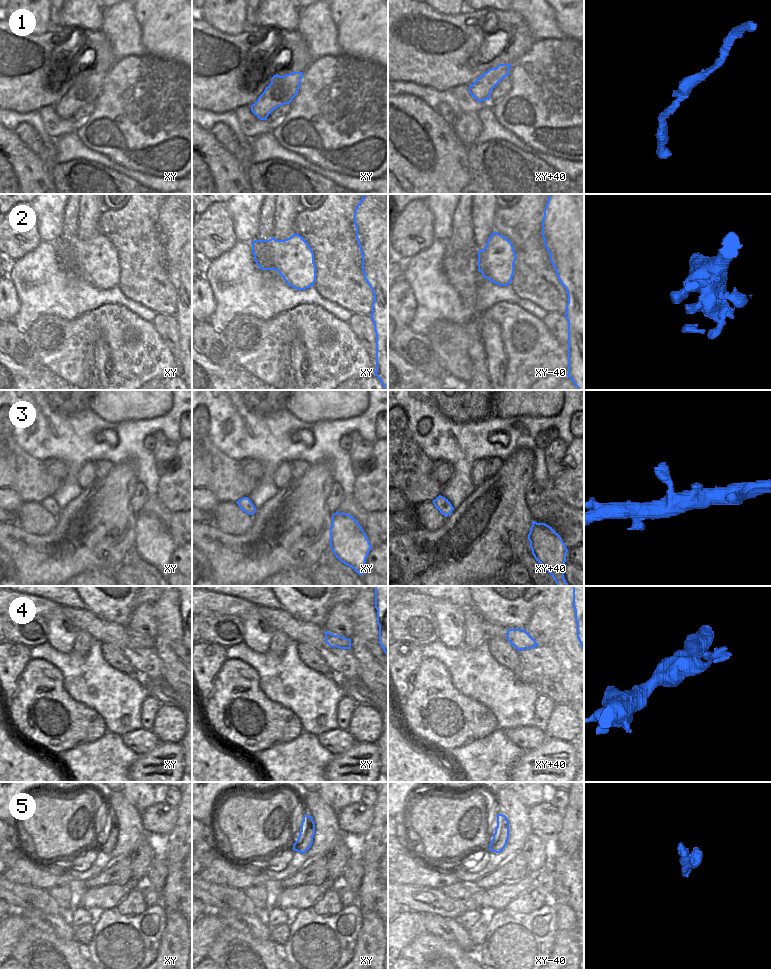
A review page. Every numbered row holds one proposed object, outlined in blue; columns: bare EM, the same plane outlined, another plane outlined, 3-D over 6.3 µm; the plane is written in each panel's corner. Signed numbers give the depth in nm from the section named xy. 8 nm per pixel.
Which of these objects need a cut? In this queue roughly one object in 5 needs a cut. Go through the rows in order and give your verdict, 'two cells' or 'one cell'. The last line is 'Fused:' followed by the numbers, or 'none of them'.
1: one cell
2: one cell
3: one cell
4: one cell
5: one cell
Fused: none of them

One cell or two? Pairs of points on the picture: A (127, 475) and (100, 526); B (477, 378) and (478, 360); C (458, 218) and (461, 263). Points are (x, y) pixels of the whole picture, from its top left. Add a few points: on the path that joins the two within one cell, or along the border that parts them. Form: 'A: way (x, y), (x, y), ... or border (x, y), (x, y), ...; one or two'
A: way (117, 488), (107, 500), (102, 513); one
B: way (478, 374), (478, 364); one
C: way (461, 229), (461, 252); one

